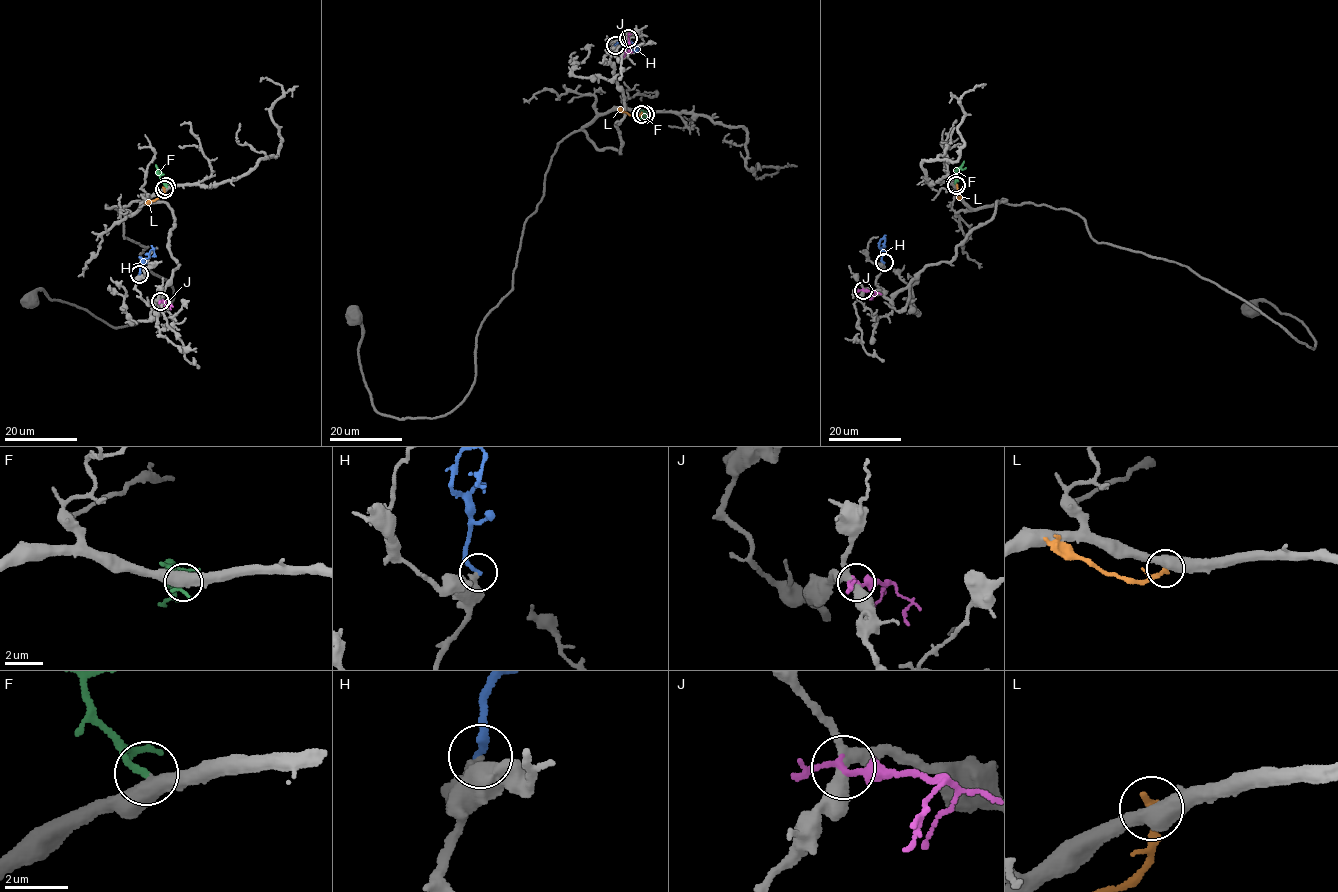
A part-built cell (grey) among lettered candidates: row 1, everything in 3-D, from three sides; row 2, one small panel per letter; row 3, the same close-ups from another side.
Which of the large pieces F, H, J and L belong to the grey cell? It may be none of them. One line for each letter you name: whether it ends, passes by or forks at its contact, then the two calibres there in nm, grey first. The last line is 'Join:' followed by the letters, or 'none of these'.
F: It passes by. Thickness 440 nm (grey) against 140 nm
Join: F

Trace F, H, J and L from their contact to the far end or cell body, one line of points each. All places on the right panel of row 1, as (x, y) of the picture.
F: (955, 182), (957, 170), (964, 161)
H: (883, 262), (879, 246), (883, 239), (883, 246)
J: (862, 290), (874, 291), (872, 299)
L: (956, 185), (959, 199)

